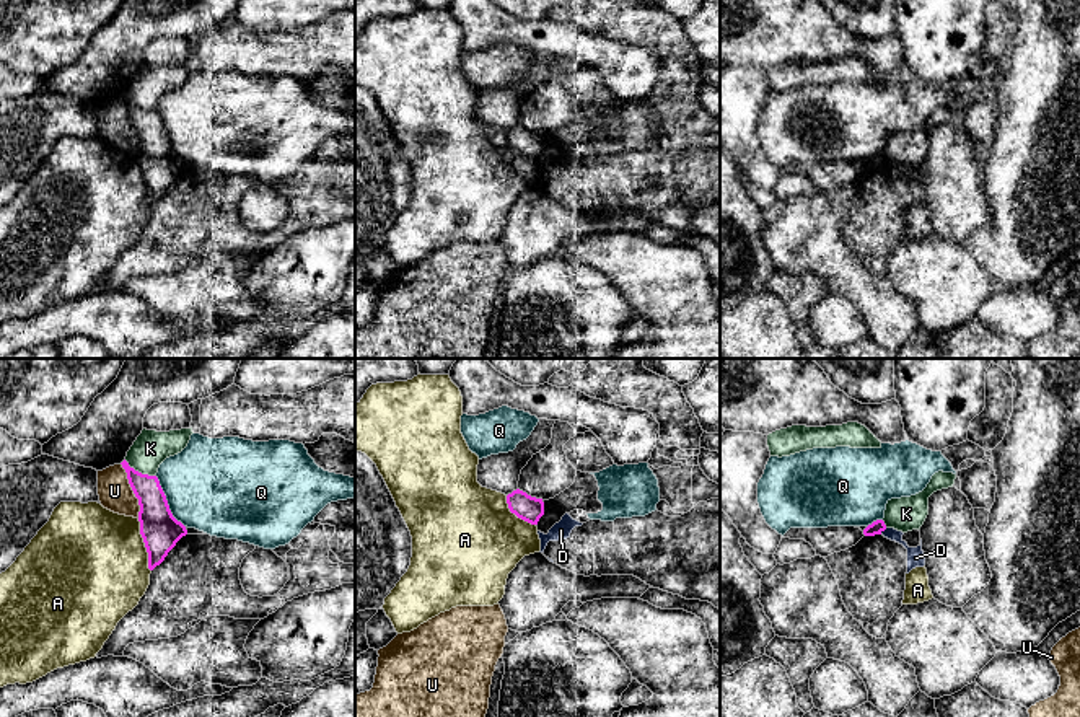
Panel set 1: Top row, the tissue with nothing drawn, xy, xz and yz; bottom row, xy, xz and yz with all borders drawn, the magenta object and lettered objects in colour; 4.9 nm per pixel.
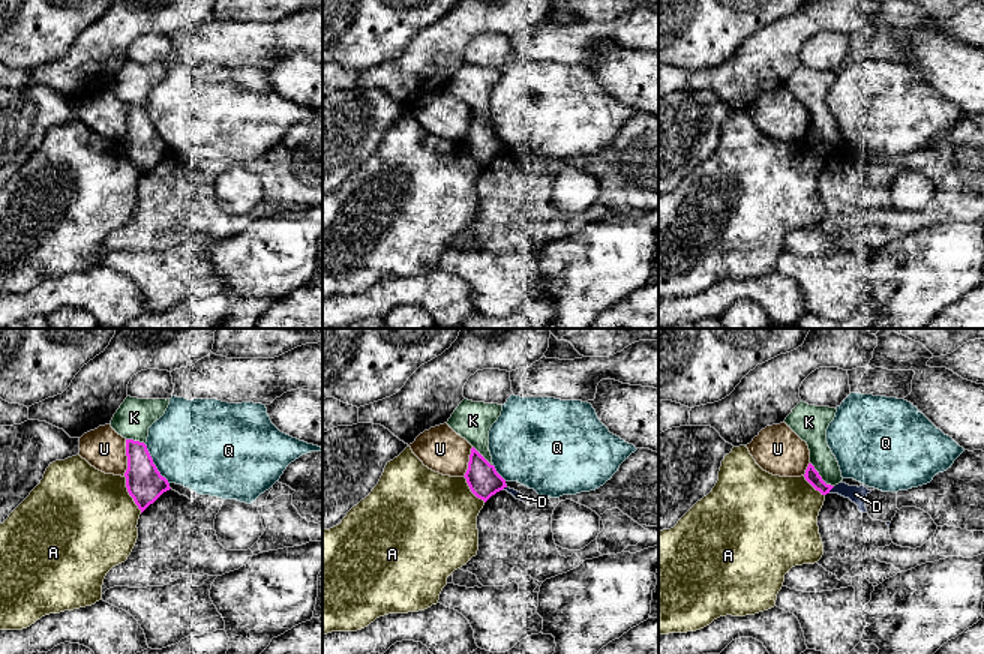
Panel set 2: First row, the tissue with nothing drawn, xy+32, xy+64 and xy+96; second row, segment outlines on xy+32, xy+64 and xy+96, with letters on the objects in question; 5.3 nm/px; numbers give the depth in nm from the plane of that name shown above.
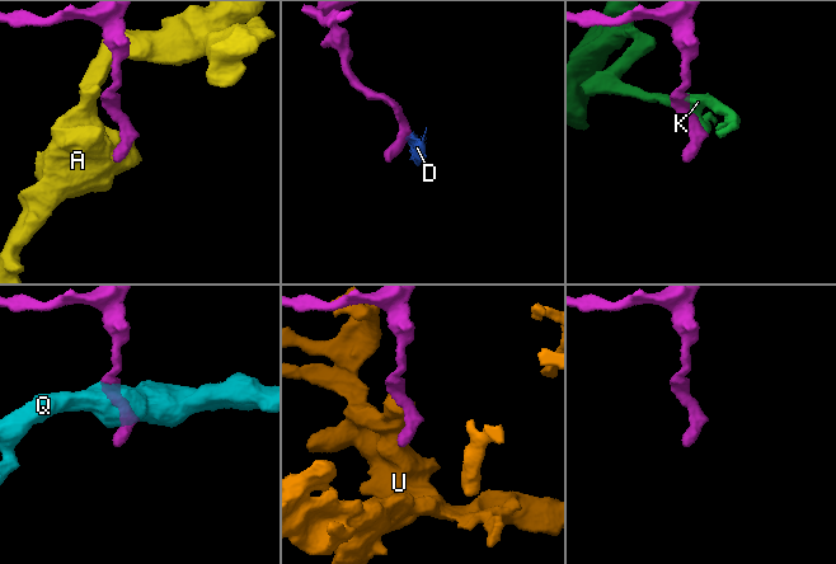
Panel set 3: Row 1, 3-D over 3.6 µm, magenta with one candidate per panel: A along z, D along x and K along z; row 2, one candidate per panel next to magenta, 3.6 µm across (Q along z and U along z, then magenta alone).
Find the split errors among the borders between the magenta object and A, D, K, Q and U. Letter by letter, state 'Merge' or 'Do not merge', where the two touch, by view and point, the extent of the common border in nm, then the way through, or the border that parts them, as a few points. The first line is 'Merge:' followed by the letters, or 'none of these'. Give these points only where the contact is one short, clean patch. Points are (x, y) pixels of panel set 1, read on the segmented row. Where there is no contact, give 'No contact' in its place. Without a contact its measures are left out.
Merge: none of these
A: Do not merge. Touches magenta at xy (145, 545). Shared border 280 nm. Boundary: xy (137, 519), (150, 571)
D: Do not merge. Touches magenta at yz (883, 530). Shared border 50 nm. Boundary: yz (886, 528), (880, 533)
K: Do not merge. Touches magenta at xy (140, 473). Shared border 180 nm
Q: Do not merge. Touches magenta at xy (166, 502). Shared border 300 nm
U: Do not merge. Touches magenta at xy (132, 489). Shared border 280 nm. Boundary: xy (121, 463), (137, 499), (139, 517)

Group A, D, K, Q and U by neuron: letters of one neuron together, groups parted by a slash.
A / D / K / Q / U

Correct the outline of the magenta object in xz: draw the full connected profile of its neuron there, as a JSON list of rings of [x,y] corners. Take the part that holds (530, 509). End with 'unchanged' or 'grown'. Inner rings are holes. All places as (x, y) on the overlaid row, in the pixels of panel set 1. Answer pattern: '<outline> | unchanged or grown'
[[[520,489],[507,495],[507,504],[511,513],[531,525],[538,525],[544,515],[542,499],[531,497]]] | unchanged

